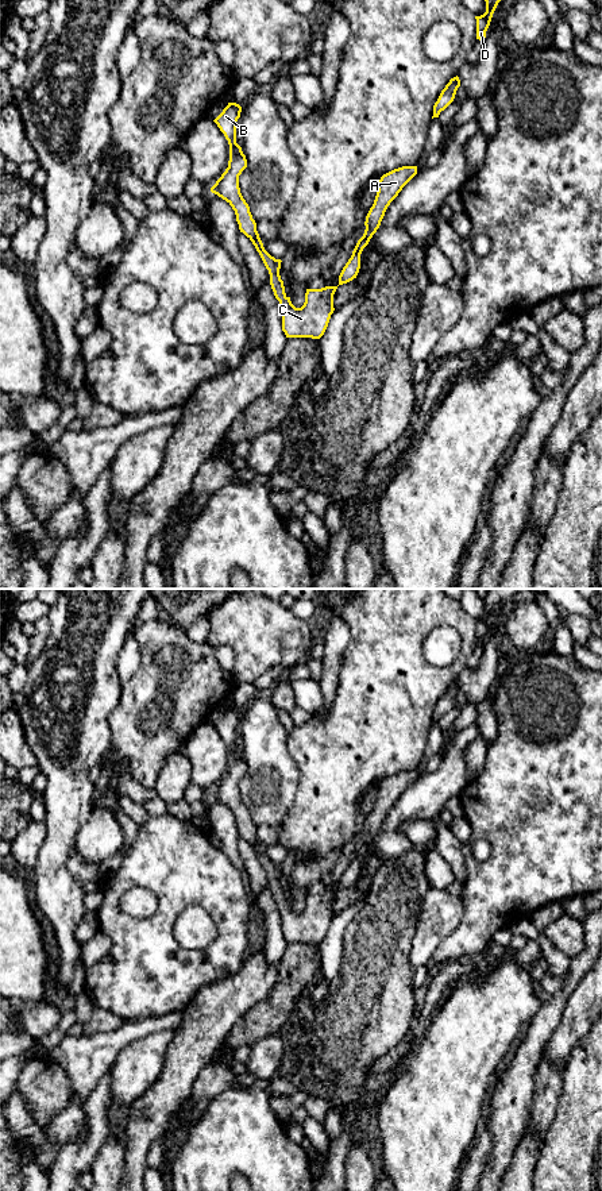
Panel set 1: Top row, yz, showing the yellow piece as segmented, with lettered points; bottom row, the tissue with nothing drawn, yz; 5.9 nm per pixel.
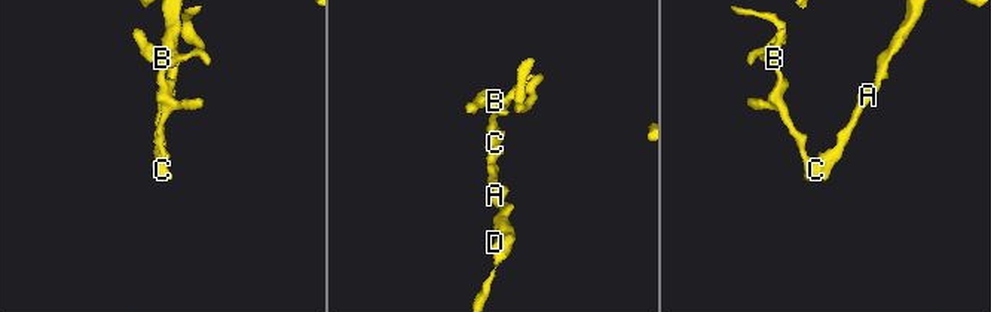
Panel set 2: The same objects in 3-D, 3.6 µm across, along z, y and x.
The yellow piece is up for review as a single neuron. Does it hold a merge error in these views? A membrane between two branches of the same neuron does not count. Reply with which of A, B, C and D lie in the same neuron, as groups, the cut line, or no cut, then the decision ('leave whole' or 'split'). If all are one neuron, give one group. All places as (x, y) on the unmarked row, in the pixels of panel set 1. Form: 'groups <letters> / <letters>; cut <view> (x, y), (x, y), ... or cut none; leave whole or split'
groups A B C D; cut none; leave whole

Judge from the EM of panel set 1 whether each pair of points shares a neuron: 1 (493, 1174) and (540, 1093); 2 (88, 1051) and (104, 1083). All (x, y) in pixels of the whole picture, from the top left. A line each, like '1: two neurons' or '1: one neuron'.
1: two neurons
2: two neurons

